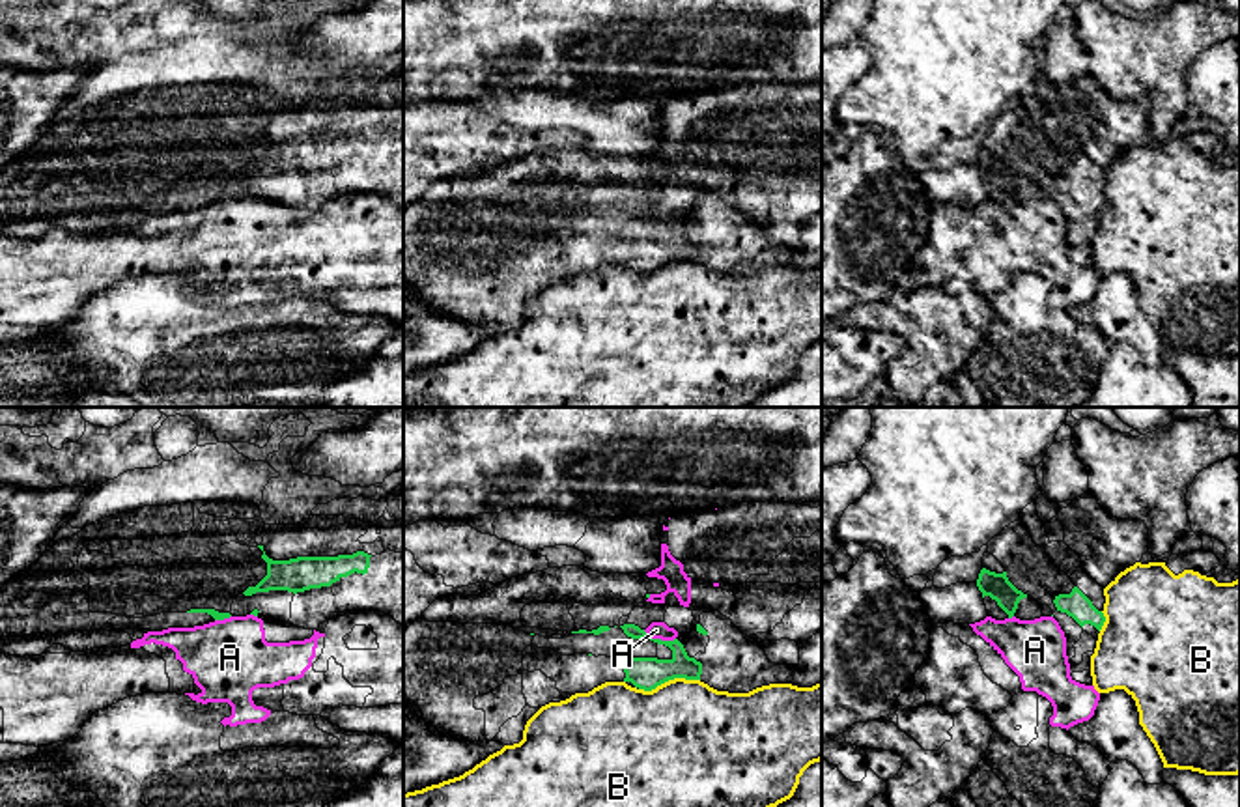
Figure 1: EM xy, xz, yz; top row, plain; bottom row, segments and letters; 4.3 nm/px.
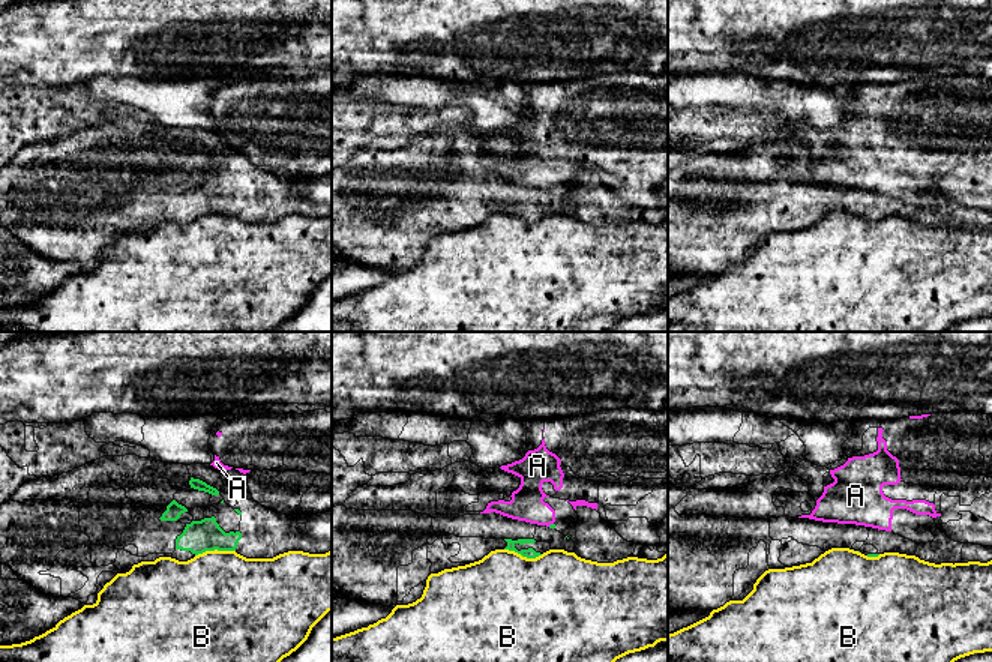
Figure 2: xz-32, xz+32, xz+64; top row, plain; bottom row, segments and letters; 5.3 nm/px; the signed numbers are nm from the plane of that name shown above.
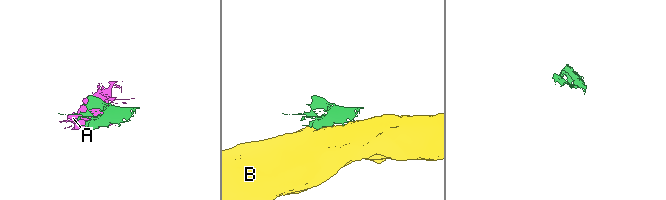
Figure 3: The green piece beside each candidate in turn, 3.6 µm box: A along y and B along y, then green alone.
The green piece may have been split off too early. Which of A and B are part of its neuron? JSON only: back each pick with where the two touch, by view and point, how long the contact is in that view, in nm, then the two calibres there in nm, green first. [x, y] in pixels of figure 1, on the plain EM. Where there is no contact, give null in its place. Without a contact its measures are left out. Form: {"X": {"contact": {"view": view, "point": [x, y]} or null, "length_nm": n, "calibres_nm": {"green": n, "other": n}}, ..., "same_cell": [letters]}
{"same_cell": []}

